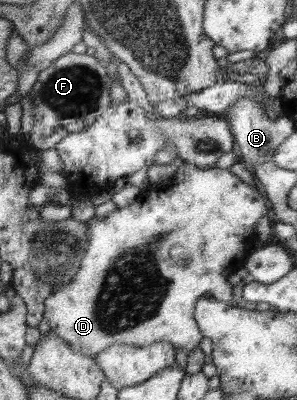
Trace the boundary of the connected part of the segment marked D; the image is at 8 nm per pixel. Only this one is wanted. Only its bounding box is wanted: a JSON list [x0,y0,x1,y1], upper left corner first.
[44,162,272,356]

